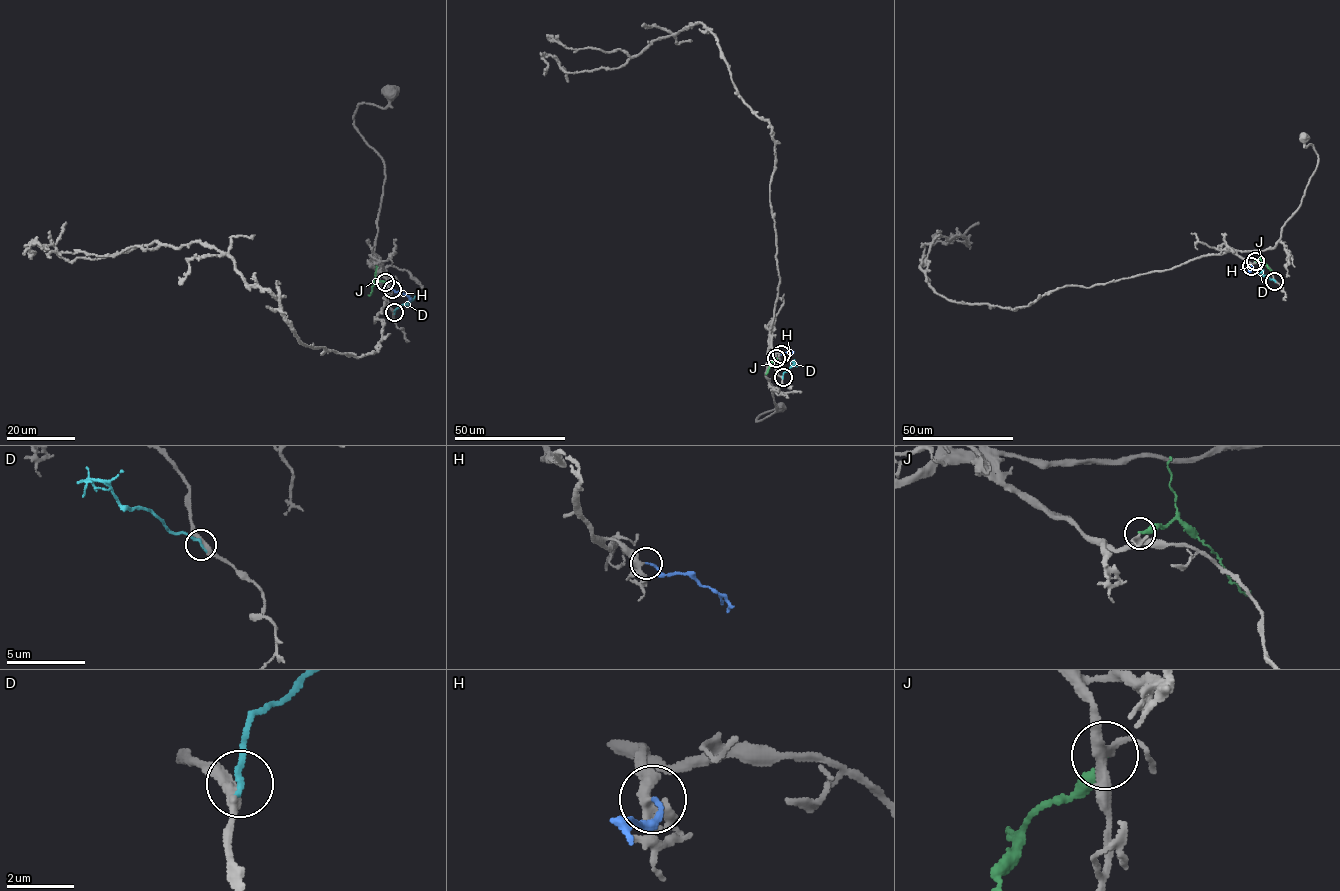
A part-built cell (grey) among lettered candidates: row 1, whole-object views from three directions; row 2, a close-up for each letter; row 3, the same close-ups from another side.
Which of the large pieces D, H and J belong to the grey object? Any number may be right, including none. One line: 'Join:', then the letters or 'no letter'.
Join: H

